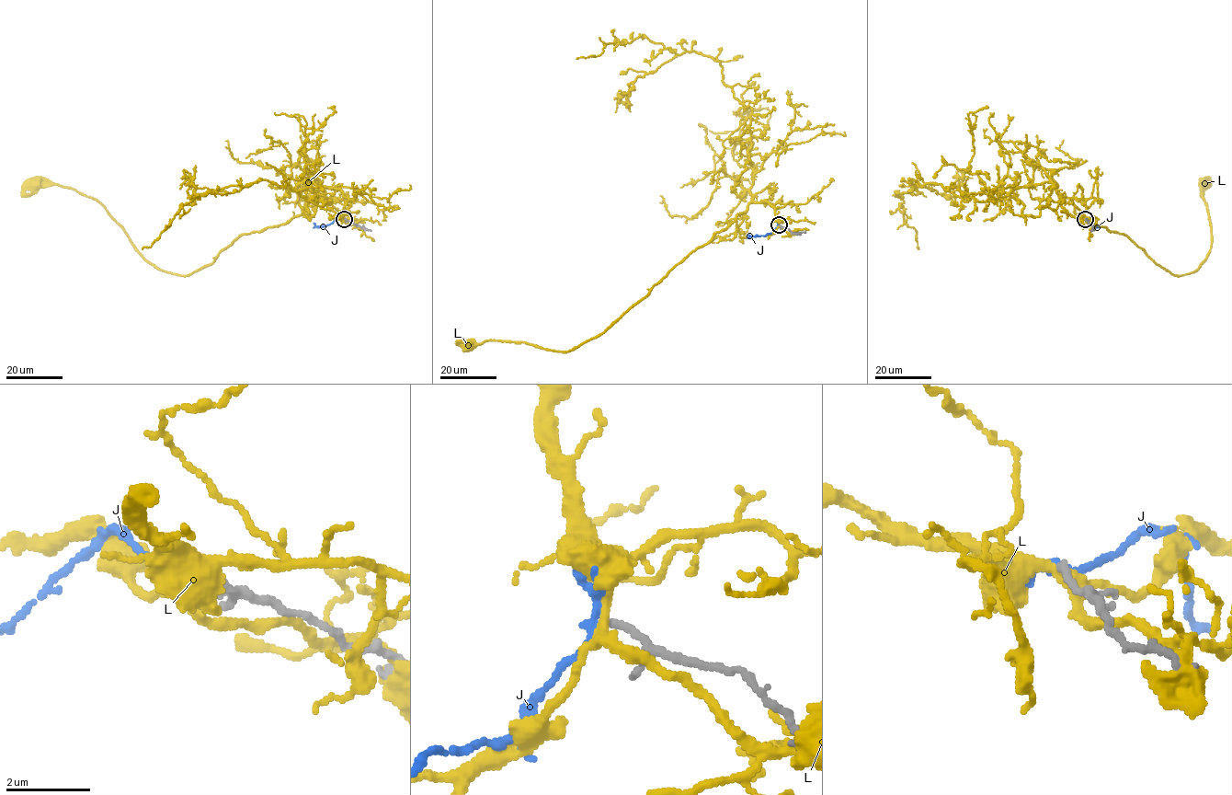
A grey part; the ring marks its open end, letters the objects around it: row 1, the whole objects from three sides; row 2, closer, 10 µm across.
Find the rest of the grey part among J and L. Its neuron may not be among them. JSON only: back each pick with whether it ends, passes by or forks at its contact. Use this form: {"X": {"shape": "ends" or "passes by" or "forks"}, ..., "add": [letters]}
{"J": {"shape": "forks"}, "add": ["J"]}

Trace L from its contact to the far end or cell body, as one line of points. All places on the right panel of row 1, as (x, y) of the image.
L: (1085, 219), (1069, 214), (1062, 196), (1174, 274), (1189, 273), (1211, 247), (1205, 183)

